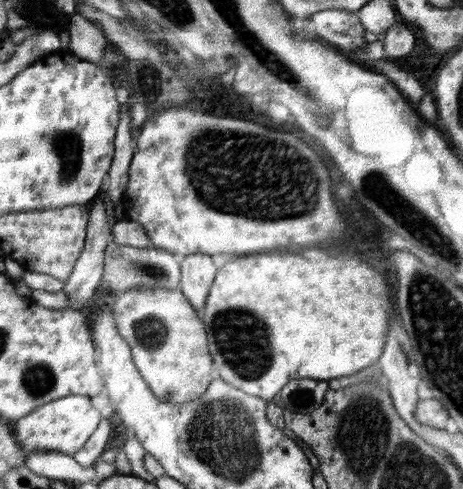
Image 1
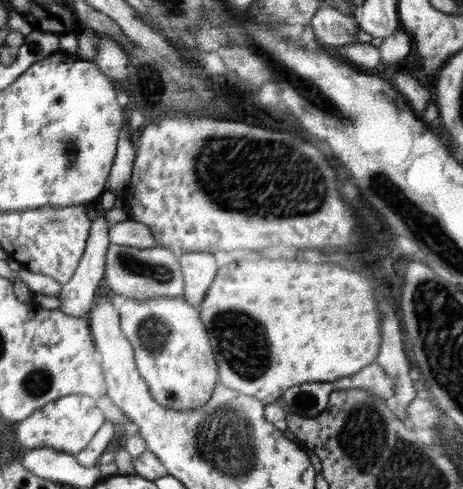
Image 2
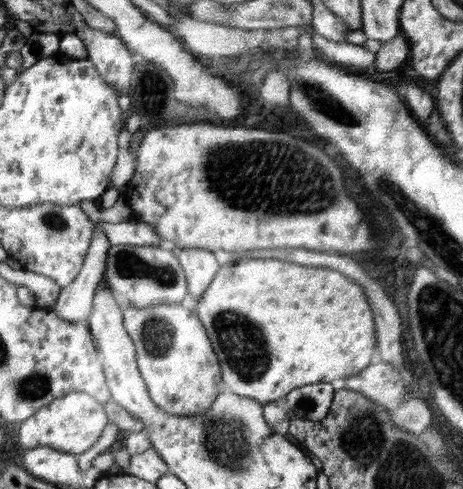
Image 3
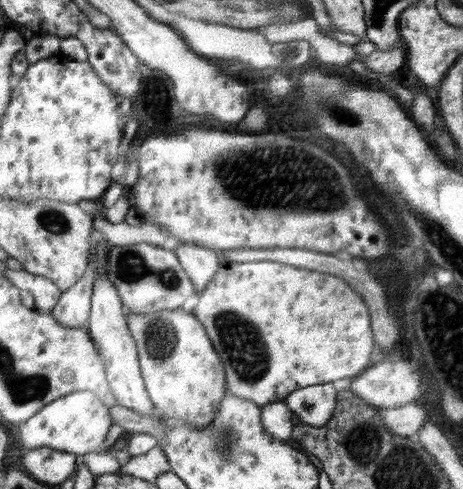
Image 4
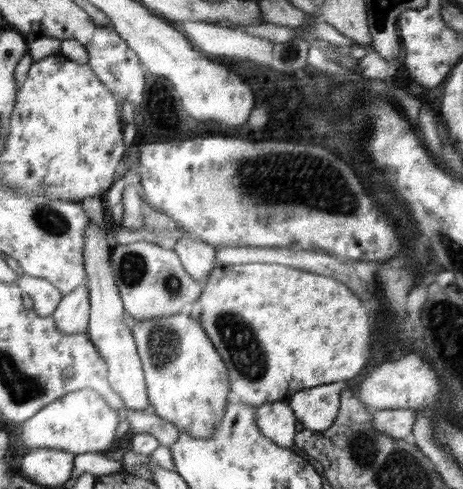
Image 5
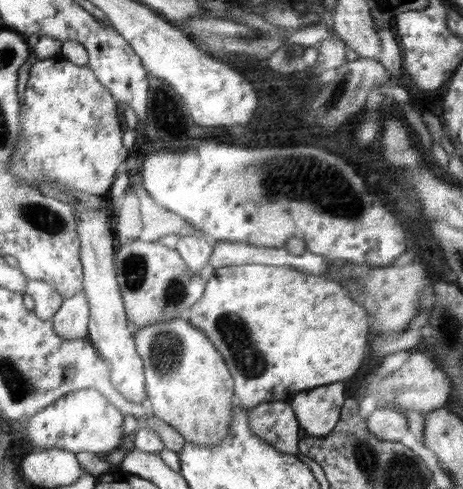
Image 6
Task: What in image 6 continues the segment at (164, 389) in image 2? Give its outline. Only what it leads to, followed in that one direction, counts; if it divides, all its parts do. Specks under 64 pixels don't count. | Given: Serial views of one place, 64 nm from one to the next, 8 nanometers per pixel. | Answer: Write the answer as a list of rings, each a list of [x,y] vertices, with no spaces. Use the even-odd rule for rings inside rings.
[[[185,316],[148,324],[134,333],[145,371],[153,415],[177,430],[186,441],[216,445],[226,433],[235,403],[233,378],[212,342]]]

